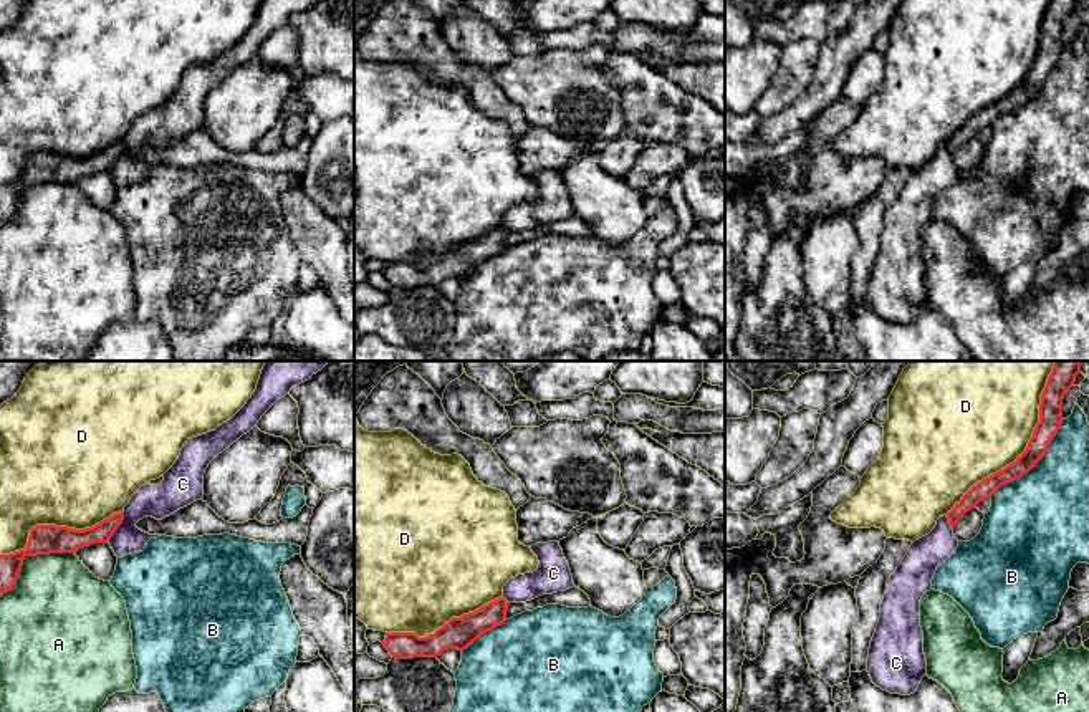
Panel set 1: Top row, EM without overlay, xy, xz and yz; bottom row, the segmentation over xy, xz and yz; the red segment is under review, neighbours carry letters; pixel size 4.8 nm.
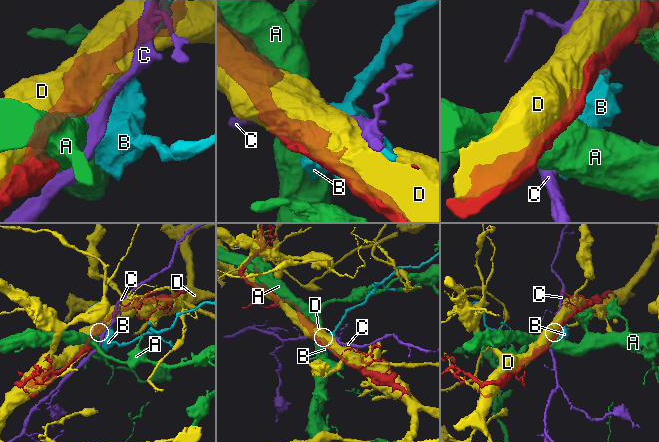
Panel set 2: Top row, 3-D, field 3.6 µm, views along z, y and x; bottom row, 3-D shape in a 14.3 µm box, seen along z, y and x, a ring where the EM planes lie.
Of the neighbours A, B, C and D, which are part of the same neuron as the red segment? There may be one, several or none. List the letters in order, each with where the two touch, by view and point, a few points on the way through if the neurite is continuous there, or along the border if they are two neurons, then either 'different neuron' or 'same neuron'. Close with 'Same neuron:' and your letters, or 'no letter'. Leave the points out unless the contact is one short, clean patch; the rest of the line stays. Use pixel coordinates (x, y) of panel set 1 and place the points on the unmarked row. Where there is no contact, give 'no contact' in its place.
A: xy (28, 184) | different neuron
B: yz (1035, 93) | different neuron
C: xy (118, 154) | along xy (123, 139), (123, 149), (106, 171) | different neuron
D: yz (1025, 80) | different neuron
Same neuron: no letter

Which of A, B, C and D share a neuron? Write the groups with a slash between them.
A / B / C / D

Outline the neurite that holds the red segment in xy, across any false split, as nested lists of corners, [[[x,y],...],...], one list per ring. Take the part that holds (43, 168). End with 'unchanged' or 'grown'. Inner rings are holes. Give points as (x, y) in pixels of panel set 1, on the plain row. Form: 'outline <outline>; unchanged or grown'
outline [[[119,141],[84,159],[56,154],[33,156],[30,159],[28,174],[25,179],[10,184],[0,184],[0,224],[13,219],[26,185],[76,182],[79,177],[94,172],[108,172],[122,149],[124,141]]]; unchanged

